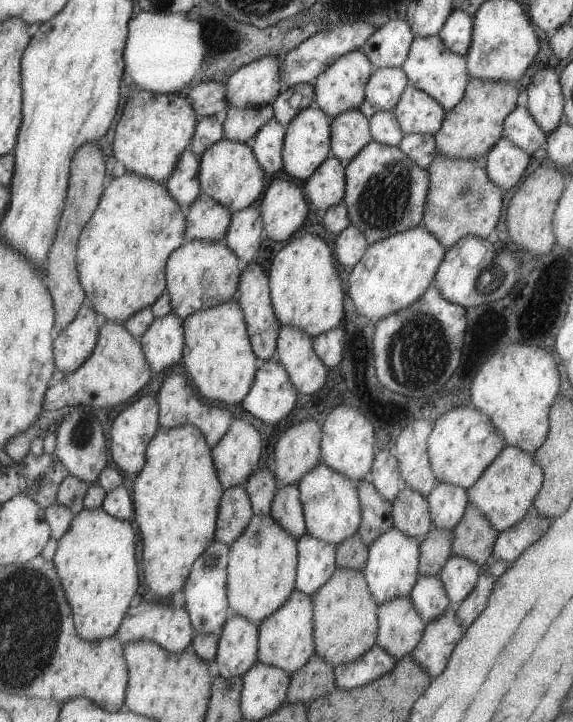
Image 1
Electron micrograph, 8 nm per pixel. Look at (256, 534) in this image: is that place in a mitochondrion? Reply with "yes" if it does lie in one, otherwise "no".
yes

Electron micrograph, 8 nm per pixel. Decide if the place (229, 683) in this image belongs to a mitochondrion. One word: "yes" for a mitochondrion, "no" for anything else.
no

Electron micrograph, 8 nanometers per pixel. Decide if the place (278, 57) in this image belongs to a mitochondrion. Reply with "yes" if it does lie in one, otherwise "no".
no

